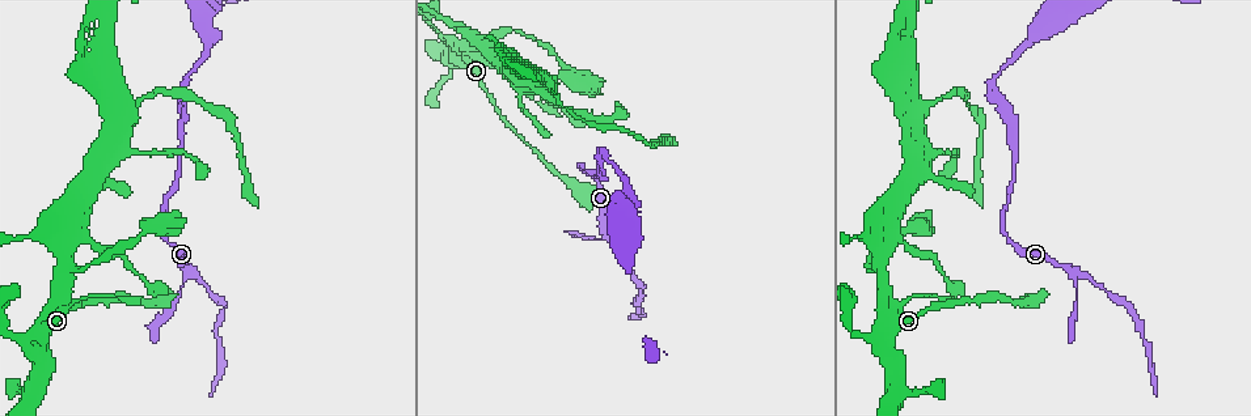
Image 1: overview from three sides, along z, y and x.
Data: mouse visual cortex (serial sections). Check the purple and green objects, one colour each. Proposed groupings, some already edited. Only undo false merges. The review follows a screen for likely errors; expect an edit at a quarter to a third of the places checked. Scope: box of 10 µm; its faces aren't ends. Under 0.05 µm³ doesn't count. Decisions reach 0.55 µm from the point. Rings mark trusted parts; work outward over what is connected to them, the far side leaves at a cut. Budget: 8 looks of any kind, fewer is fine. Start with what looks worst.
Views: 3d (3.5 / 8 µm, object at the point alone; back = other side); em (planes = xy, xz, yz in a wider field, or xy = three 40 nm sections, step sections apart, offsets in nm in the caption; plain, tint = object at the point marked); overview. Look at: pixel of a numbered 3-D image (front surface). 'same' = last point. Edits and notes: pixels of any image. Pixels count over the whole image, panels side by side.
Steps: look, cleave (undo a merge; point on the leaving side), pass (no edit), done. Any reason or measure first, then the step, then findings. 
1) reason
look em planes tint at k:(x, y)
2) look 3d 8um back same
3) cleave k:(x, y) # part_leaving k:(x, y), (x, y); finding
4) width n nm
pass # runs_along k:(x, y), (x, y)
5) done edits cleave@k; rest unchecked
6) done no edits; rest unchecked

sudden change in width
look 3d 8um at 1:(139, 99)

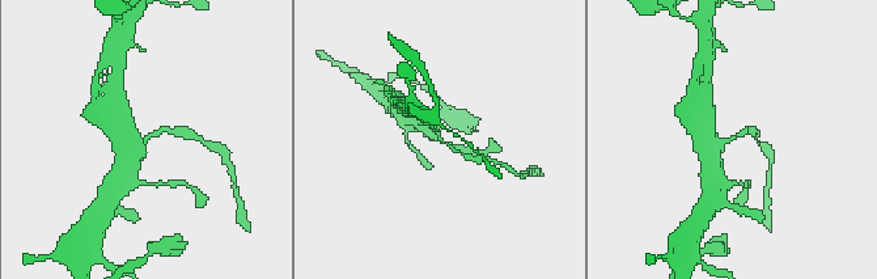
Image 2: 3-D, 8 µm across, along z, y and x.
look 3d 3.5um same

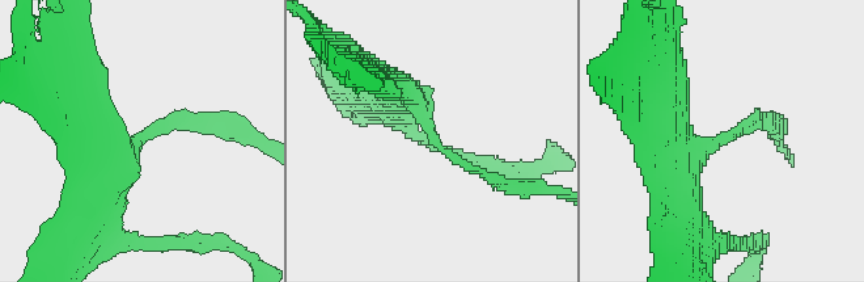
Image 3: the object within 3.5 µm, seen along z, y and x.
look em xy step 3 tint at 3:(734, 137)

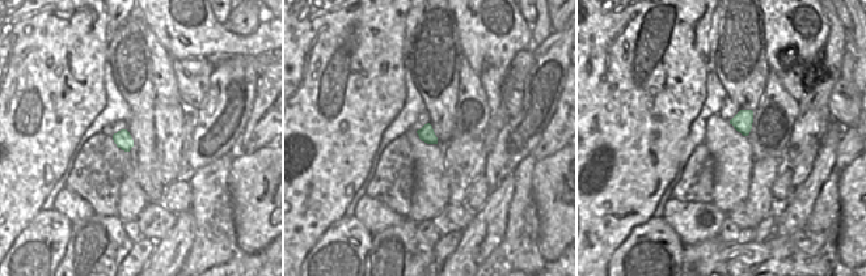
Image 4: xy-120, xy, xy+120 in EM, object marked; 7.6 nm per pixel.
arm_widths 150, 300 nm
cleave 3:(202, 129) # part_leaving 3:(157, 127), (234, 123), (266, 144); a second cell is stuck on

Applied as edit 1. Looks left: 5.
calibre changes
look 3d 3.5um at 1:(23, 334)

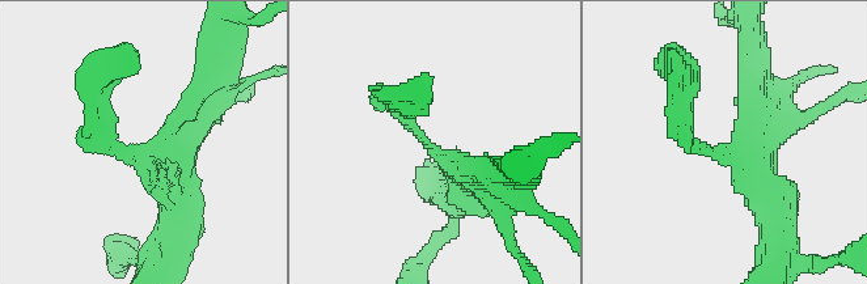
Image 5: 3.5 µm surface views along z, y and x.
arm_widths 150, 250 nm
look em xy step 3 tint at 5:(731, 146)

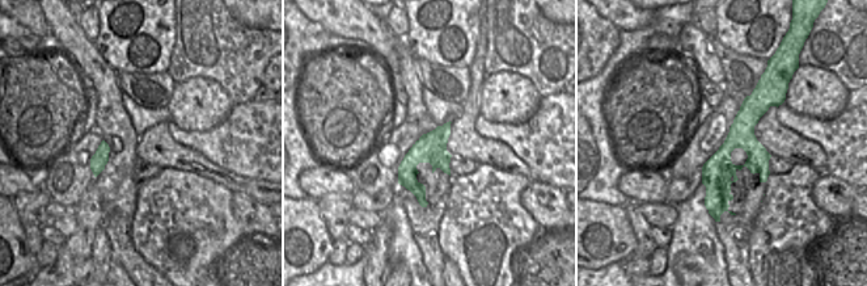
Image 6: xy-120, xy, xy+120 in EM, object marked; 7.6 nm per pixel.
pass # runs_along 6:(758, 88), (722, 156), (715, 211); all the same cell

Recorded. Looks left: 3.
thick turns thin
look 3d 3.5um at 1:(900, 243)

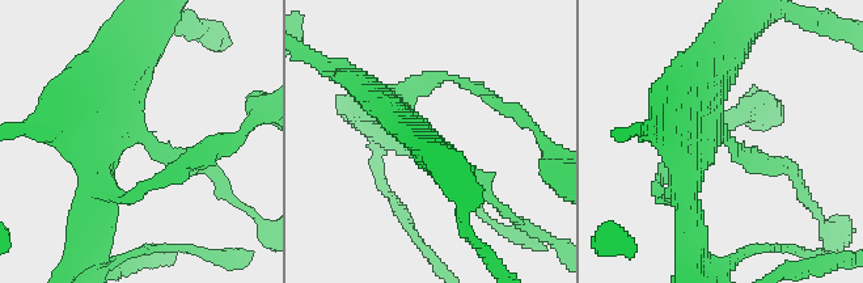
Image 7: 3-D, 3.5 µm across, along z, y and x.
now the EM
look em xy step 5 tint at 7:(727, 136)

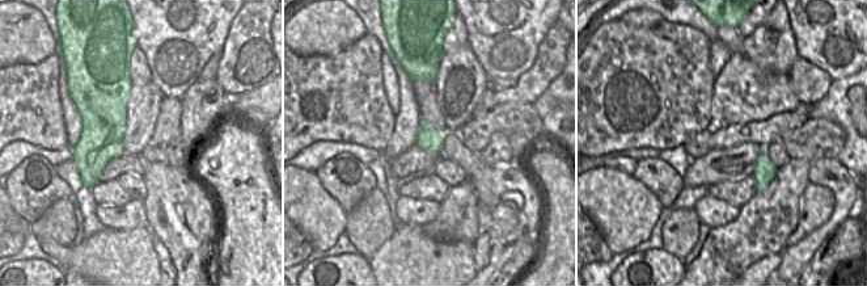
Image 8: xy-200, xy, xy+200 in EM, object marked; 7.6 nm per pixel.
pass # one cell here

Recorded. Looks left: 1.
done edits cleave@3; rest unchecked

